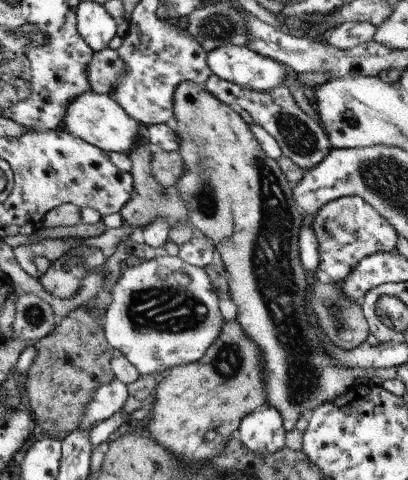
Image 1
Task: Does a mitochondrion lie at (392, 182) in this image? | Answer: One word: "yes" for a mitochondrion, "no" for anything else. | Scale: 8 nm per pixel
yes

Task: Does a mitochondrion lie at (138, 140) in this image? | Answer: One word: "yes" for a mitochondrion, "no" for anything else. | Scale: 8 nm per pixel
no

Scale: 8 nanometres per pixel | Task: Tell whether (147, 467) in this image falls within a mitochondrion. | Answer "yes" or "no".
no

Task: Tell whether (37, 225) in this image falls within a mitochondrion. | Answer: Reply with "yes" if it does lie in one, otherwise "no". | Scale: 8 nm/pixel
no

